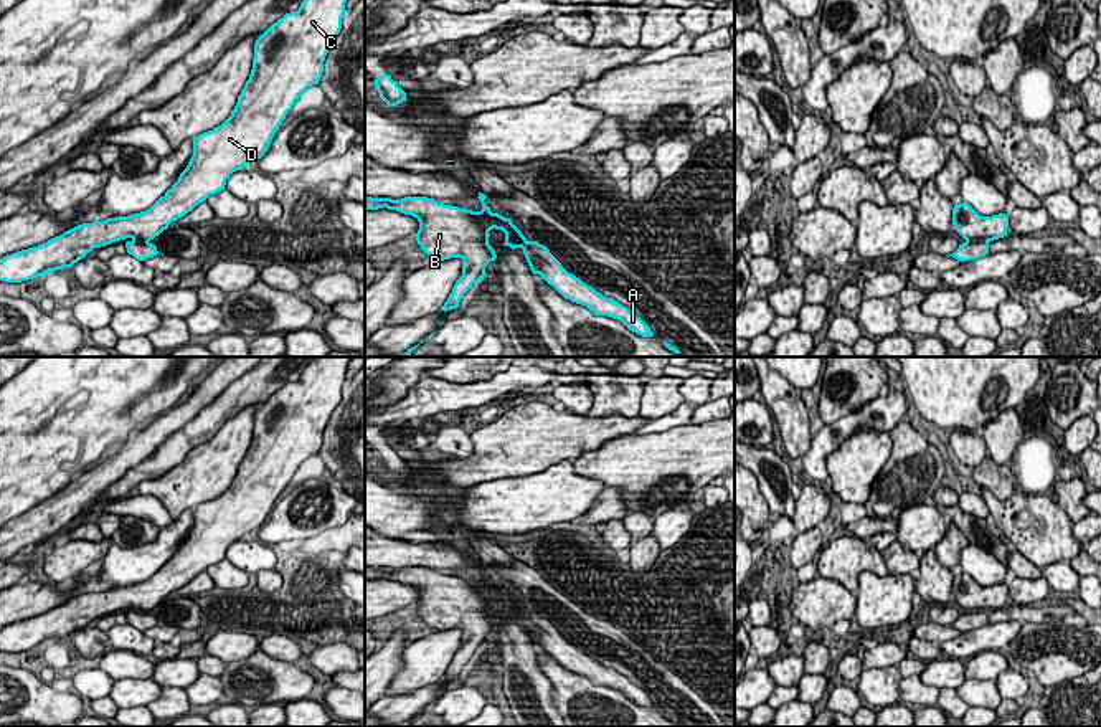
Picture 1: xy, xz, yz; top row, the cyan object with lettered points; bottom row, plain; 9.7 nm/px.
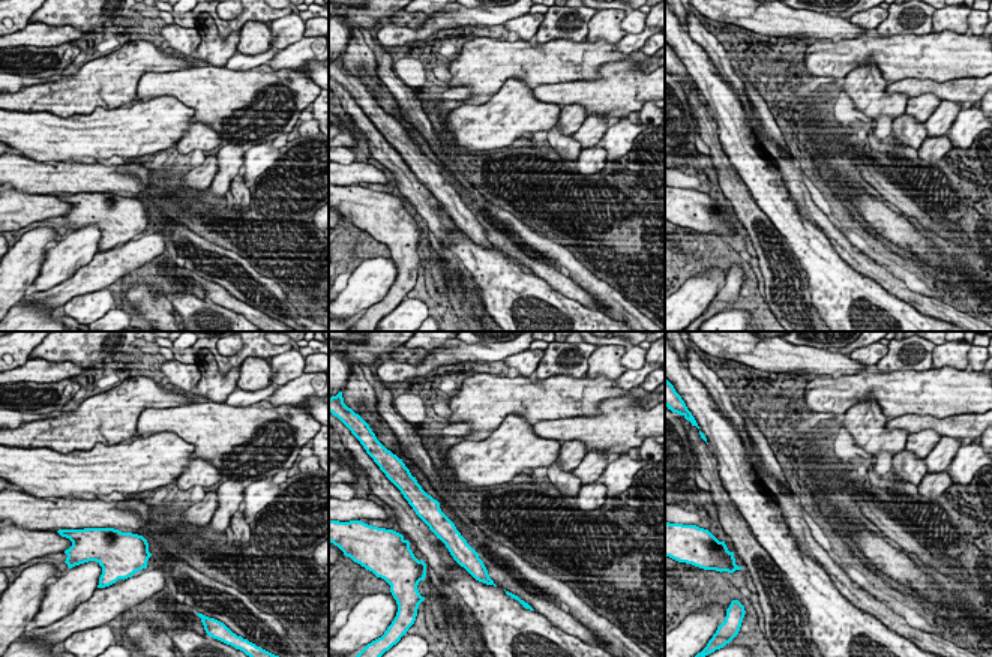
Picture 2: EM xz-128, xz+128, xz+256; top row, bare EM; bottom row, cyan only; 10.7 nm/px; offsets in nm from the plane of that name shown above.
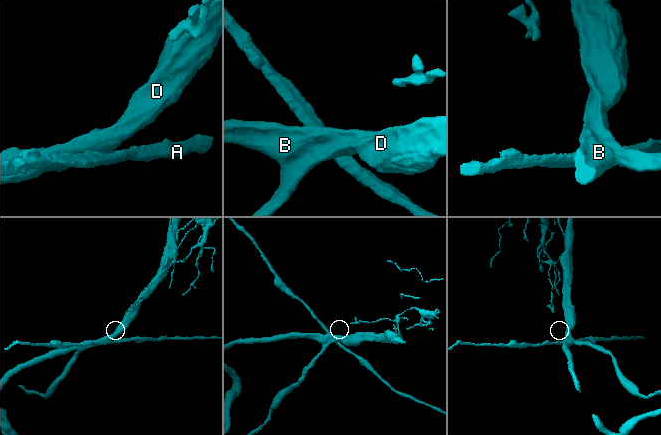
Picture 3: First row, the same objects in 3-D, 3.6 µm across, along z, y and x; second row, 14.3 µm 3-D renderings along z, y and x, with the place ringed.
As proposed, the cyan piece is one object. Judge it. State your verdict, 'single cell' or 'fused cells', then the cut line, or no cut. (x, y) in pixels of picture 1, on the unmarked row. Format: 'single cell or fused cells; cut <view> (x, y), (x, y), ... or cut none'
fused cells; cut yz (987, 610), (966, 612)

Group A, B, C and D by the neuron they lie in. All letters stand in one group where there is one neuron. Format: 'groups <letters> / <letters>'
groups A / B C D

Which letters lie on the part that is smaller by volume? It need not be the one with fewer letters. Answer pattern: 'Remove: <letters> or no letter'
Remove: A

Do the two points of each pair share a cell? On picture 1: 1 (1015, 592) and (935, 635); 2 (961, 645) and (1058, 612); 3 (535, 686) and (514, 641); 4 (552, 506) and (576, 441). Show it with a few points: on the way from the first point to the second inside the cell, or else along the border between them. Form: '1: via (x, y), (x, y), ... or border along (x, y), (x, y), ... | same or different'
1: border along (1014, 602), (1039, 605) | different
2: border along (1022, 623), (989, 622), (982, 625) | different
3: via (524, 674), (519, 653) | same
4: border along (571, 460), (562, 460), (533, 475) | different

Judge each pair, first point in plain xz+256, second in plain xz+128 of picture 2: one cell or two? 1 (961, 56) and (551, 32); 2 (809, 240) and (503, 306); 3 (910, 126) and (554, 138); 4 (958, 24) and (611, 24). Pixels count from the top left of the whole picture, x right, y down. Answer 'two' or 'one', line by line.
1: two
2: one
3: one
4: one

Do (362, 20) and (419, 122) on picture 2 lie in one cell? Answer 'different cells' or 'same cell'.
different cells

